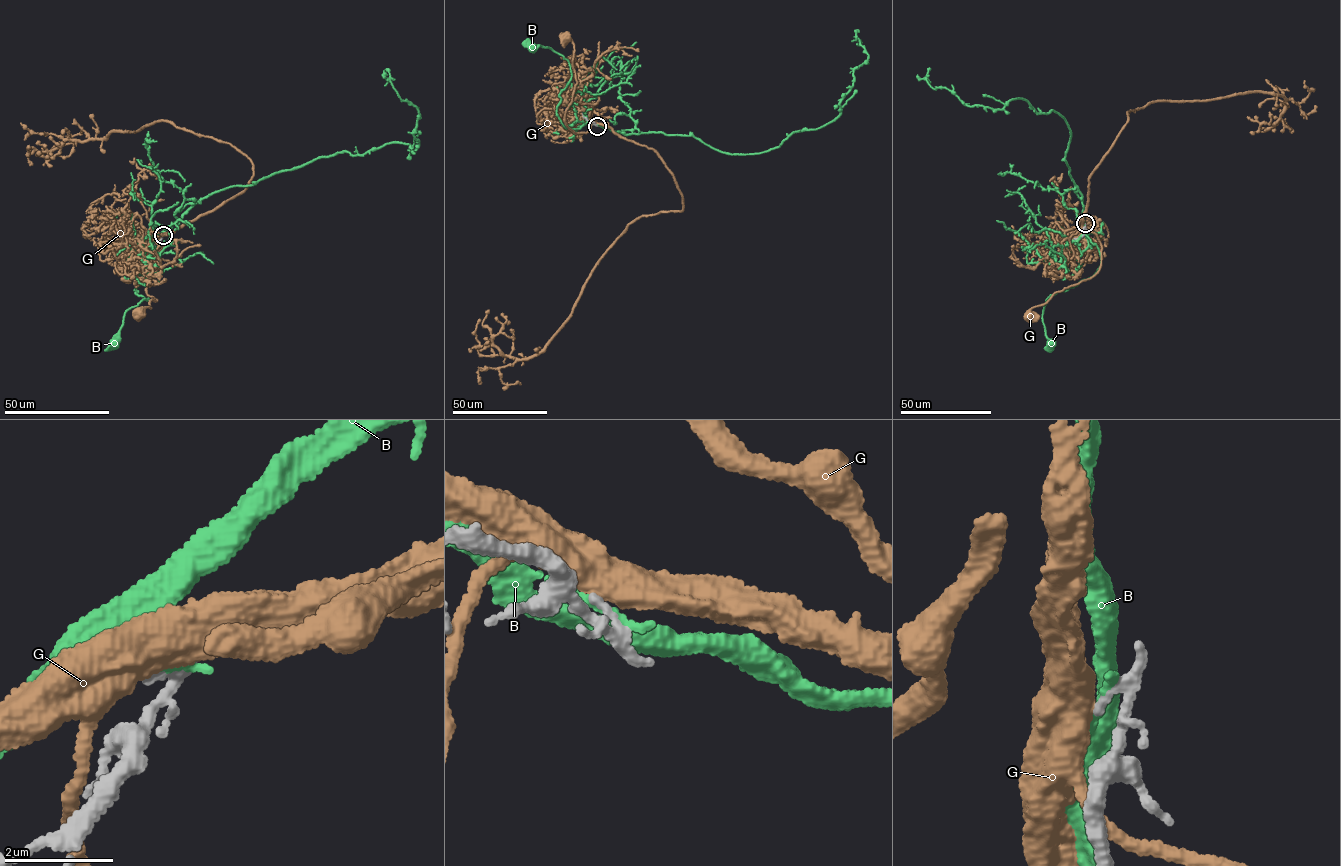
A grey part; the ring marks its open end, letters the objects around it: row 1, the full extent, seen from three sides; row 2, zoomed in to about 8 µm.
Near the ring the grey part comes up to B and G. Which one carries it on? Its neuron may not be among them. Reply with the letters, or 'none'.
none

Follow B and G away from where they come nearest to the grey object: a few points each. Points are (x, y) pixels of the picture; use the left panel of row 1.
B: (162, 236), (155, 240), (155, 257), (134, 290), (148, 299), (144, 298), (126, 311), (114, 344)
G: (161, 236), (150, 261), (146, 290), (156, 300), (152, 299), (150, 308), (140, 312)

